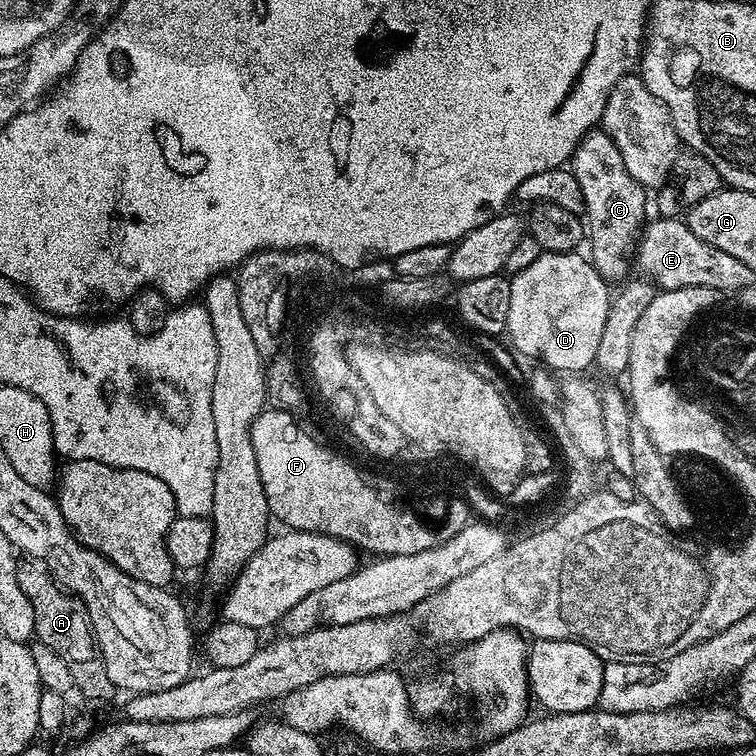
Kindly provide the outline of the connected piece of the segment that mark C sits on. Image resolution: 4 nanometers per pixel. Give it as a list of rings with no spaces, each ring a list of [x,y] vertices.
[[[593,130],[584,135],[572,155],[570,171],[574,178],[578,178],[578,186],[582,190],[586,248],[592,251],[592,264],[602,279],[623,281],[629,275],[627,272],[634,268],[636,245],[649,215],[648,208],[650,212],[649,193],[630,176],[626,162],[622,162],[622,154],[618,154],[618,146],[614,146],[603,130]]]

